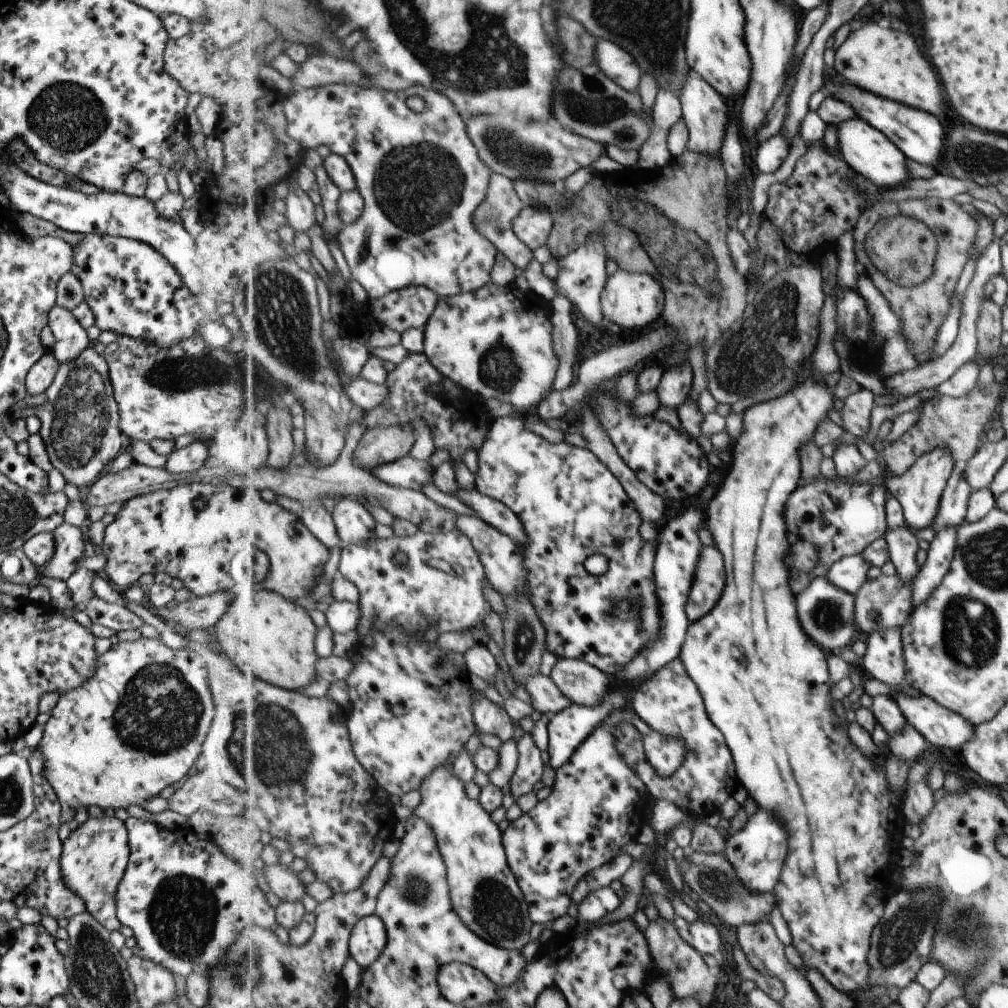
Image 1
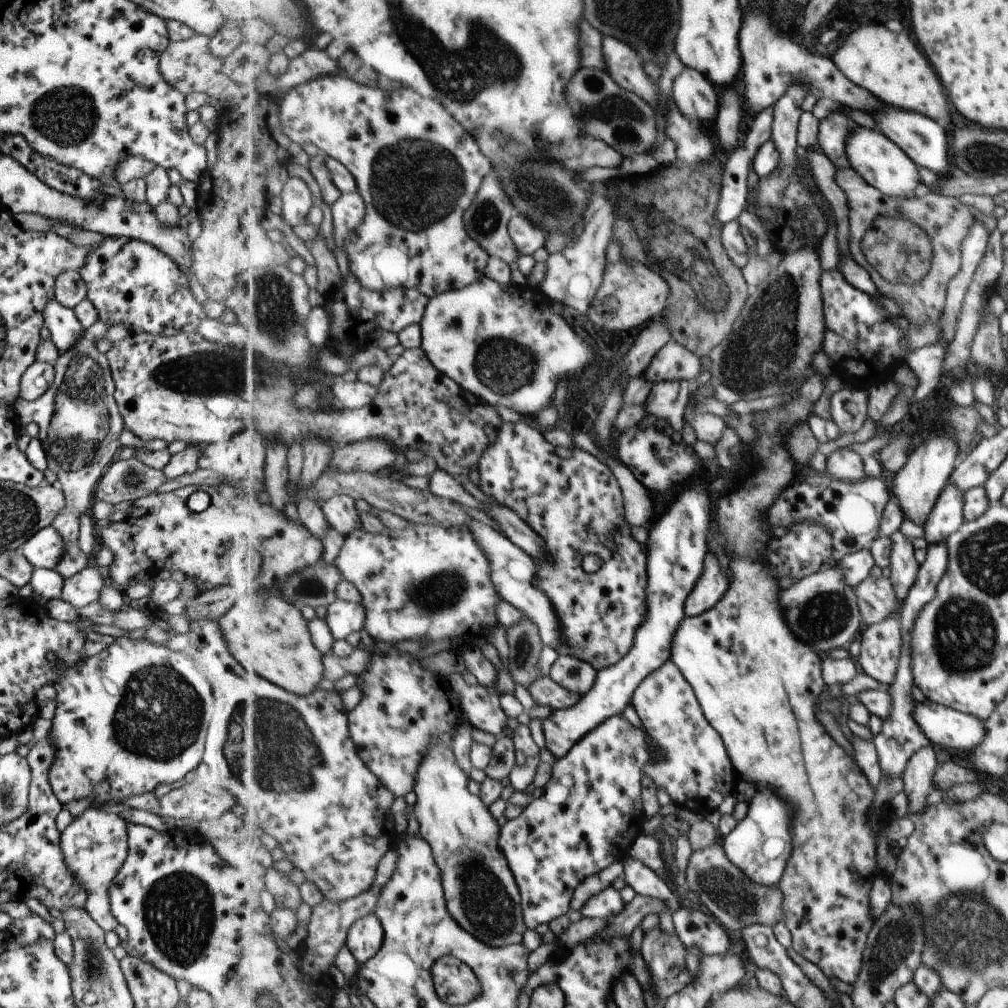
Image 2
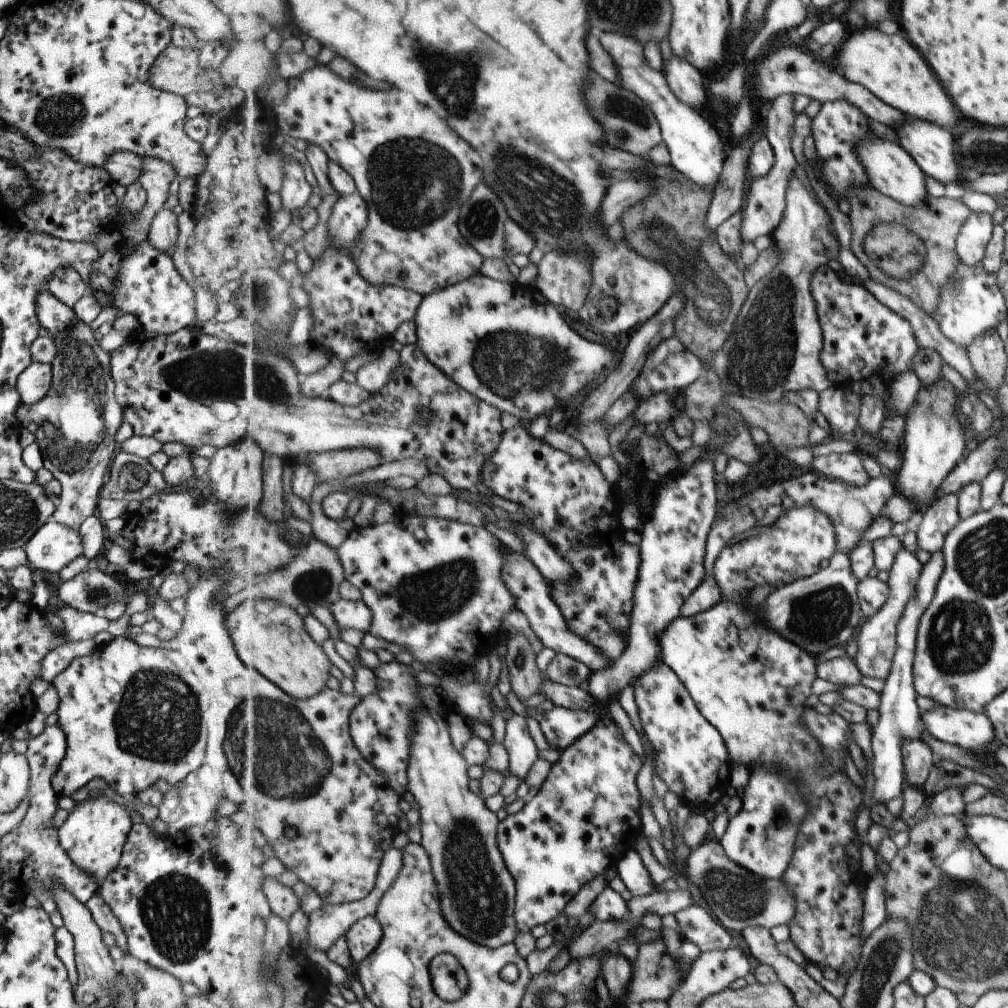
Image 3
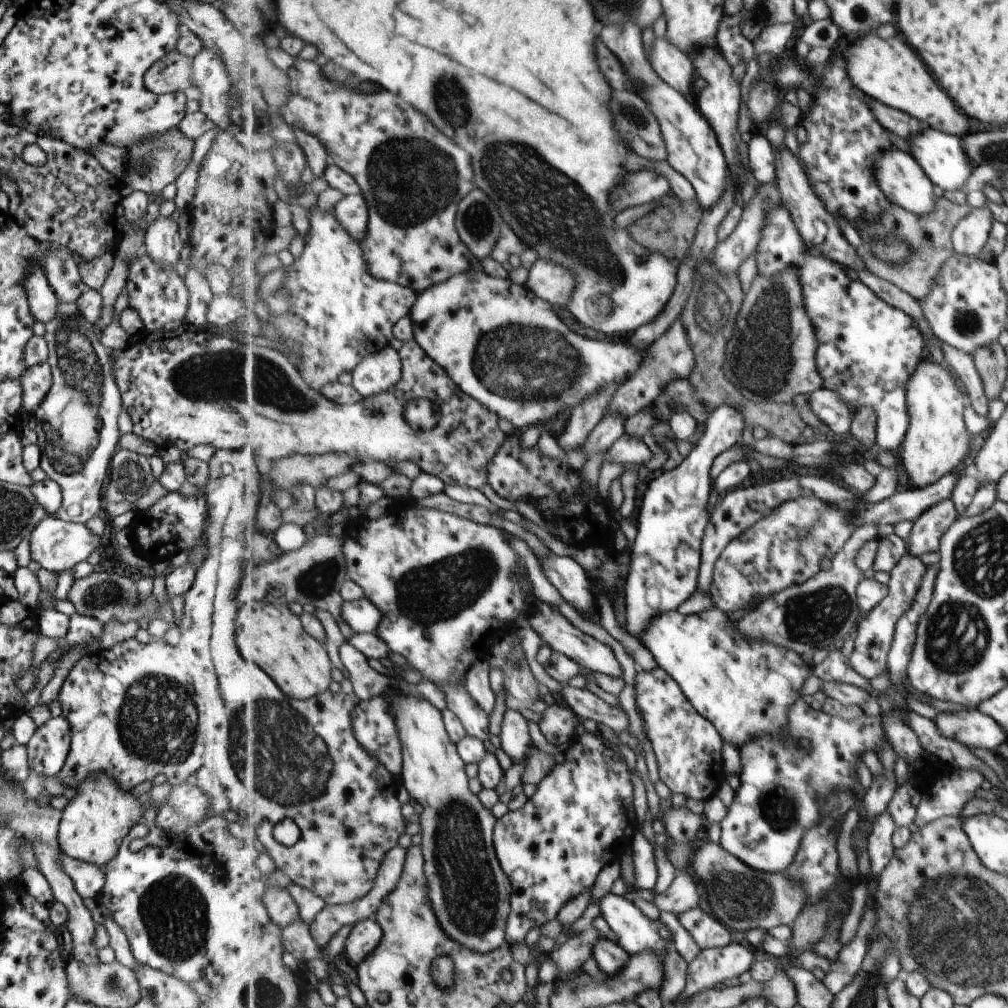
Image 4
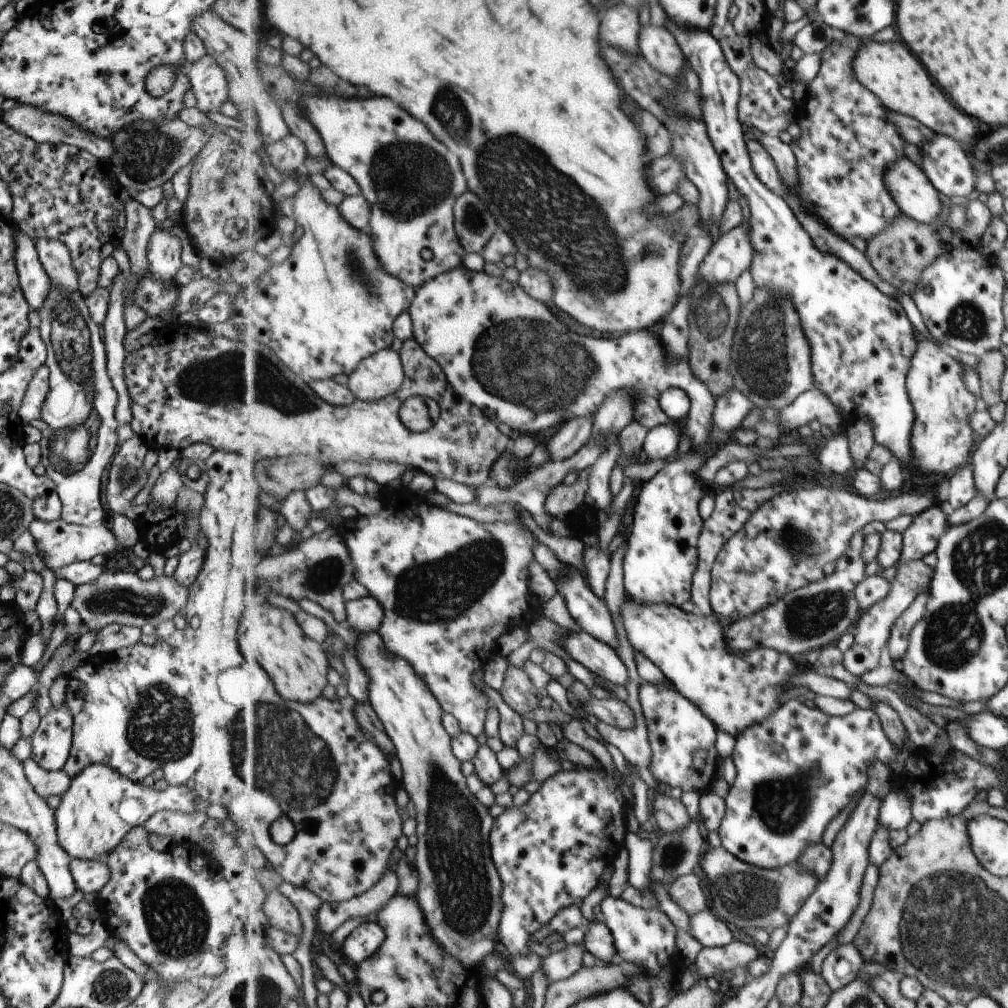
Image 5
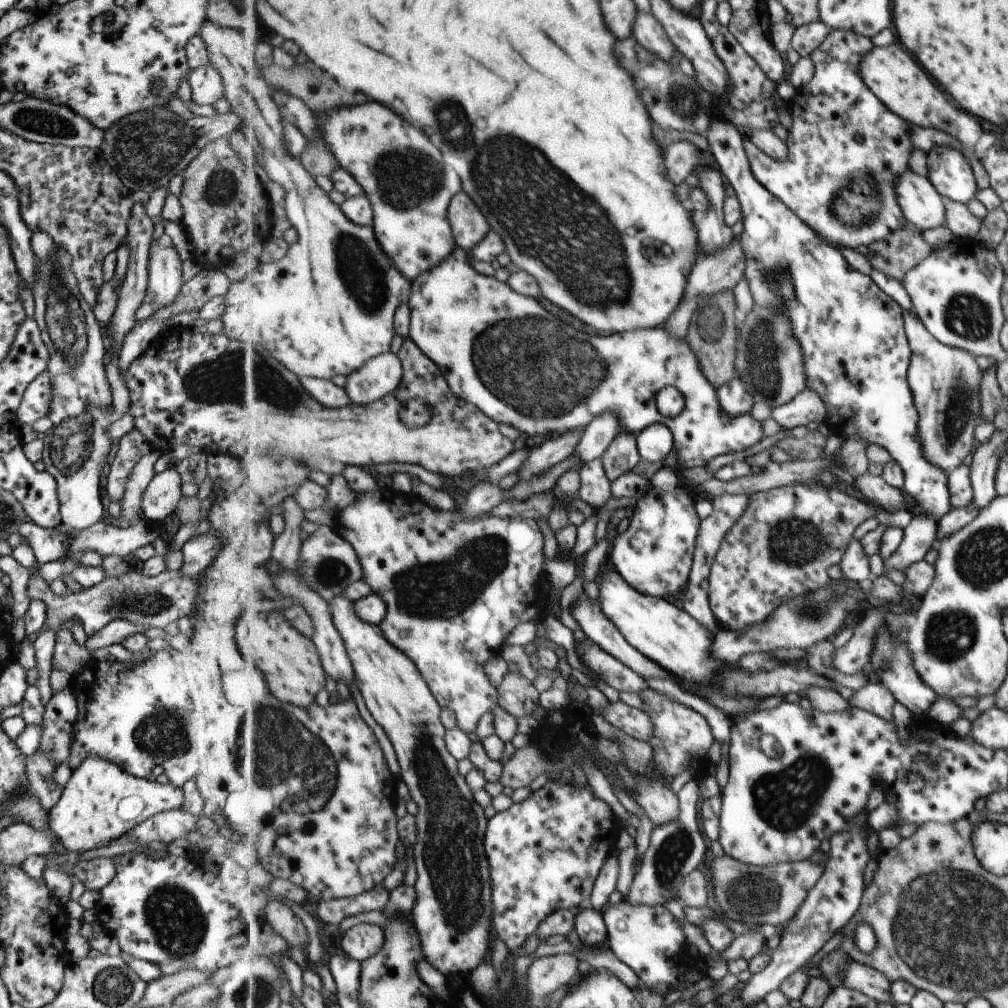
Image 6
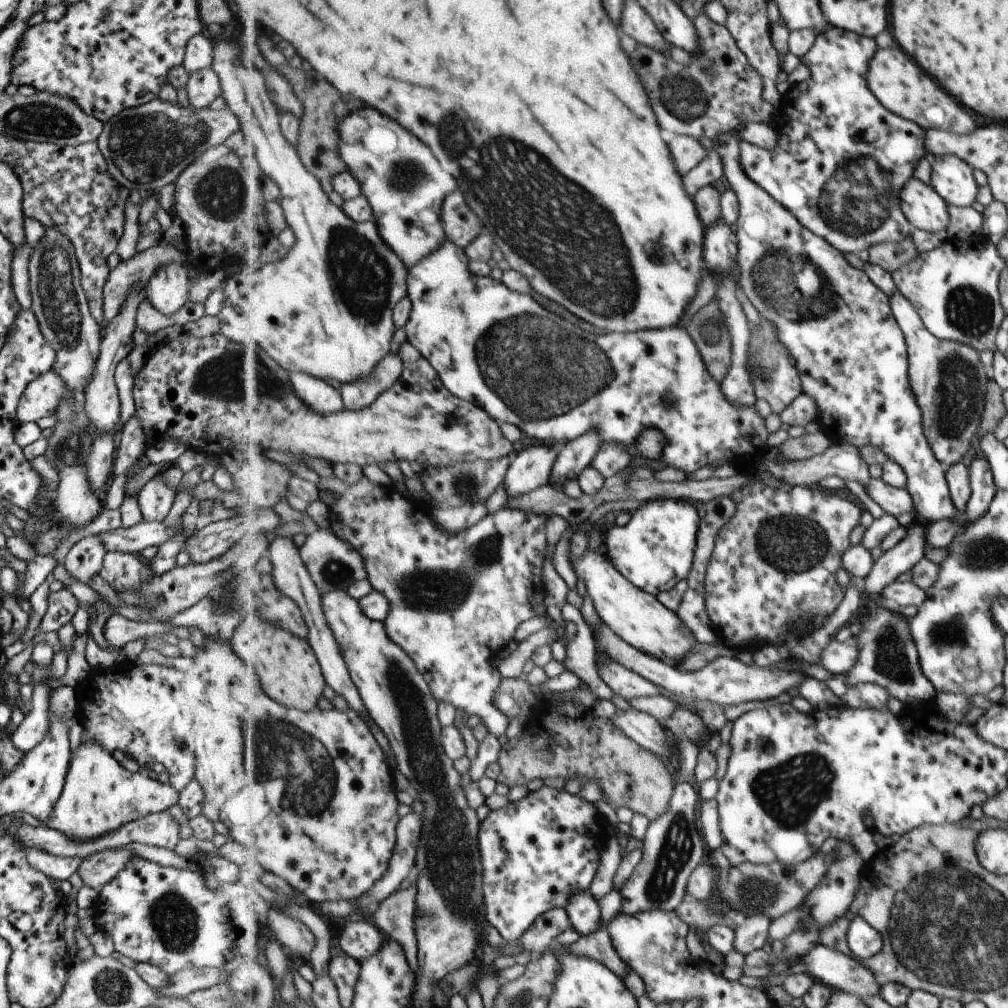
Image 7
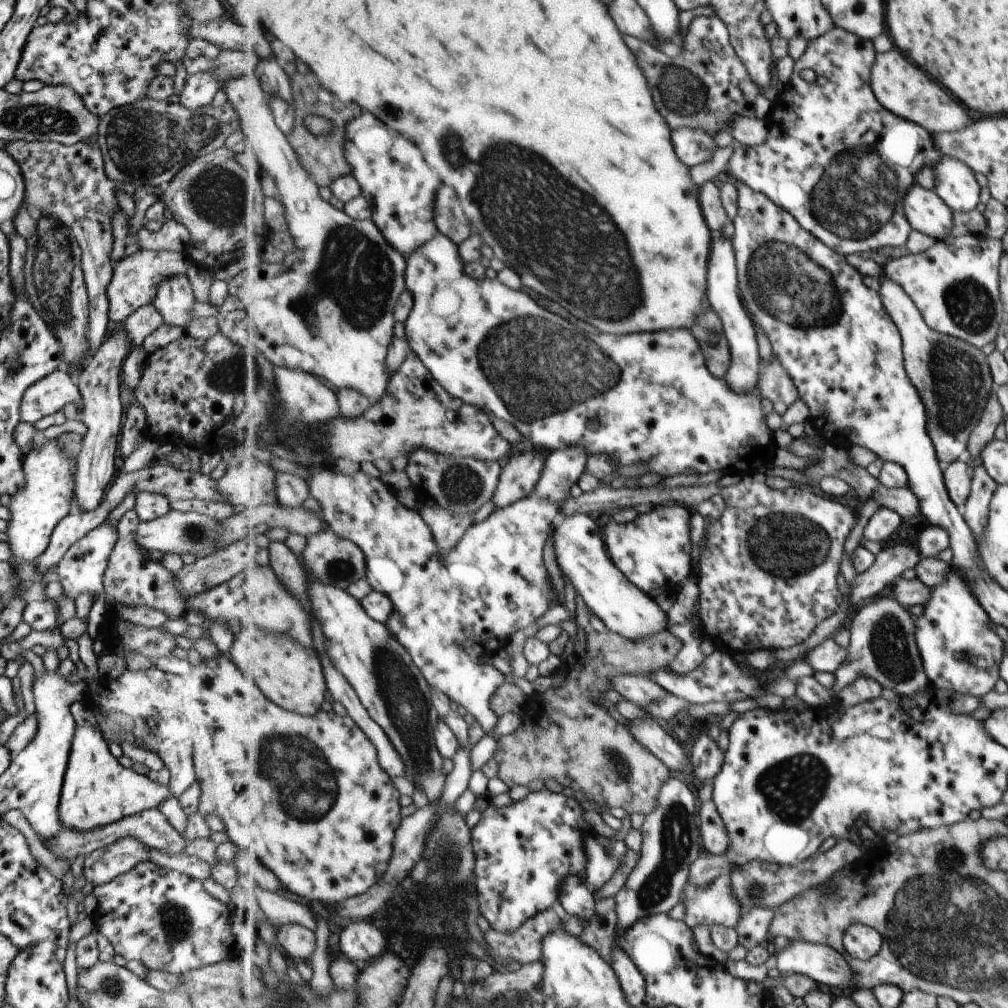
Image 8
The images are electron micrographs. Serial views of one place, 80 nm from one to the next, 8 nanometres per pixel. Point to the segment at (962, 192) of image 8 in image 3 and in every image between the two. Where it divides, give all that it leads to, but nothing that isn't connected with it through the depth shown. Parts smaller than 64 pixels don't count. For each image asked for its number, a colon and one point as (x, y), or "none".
3: (932, 148)
4: (940, 155)
5: (942, 160)
6: (946, 167)
7: (950, 177)

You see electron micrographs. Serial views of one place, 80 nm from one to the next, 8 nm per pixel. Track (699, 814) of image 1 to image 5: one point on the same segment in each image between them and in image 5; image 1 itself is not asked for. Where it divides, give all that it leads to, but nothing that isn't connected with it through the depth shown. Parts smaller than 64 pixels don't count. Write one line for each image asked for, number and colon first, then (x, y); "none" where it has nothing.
2: (698, 773)
3: (692, 758)
4: (689, 749)
5: (683, 738)

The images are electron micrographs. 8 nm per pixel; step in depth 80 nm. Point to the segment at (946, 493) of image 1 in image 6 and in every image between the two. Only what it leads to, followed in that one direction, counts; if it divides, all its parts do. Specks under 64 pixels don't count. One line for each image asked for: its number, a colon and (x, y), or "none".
2: (945, 517)
3: (941, 515)
4: (926, 530)
5: (920, 537)
6: (921, 532)

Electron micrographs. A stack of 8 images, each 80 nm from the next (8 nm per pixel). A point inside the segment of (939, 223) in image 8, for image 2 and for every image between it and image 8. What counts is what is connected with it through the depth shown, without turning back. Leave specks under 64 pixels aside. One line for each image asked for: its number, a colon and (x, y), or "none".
2: (884, 165)
3: (892, 171)
4: (903, 180)
5: (913, 192)
6: (922, 205)
7: (925, 210)

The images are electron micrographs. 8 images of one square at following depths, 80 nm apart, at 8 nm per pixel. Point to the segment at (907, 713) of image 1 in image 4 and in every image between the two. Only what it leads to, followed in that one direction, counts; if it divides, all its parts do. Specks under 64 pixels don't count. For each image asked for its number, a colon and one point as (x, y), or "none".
2: (942, 726)
3: (973, 731)
4: (973, 728)

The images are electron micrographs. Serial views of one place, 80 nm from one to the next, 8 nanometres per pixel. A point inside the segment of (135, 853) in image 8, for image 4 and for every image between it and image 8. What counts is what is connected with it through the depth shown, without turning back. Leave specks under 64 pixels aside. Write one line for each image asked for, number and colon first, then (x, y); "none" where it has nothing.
4: (87, 880)
5: (88, 876)
6: (94, 874)
7: (97, 869)

